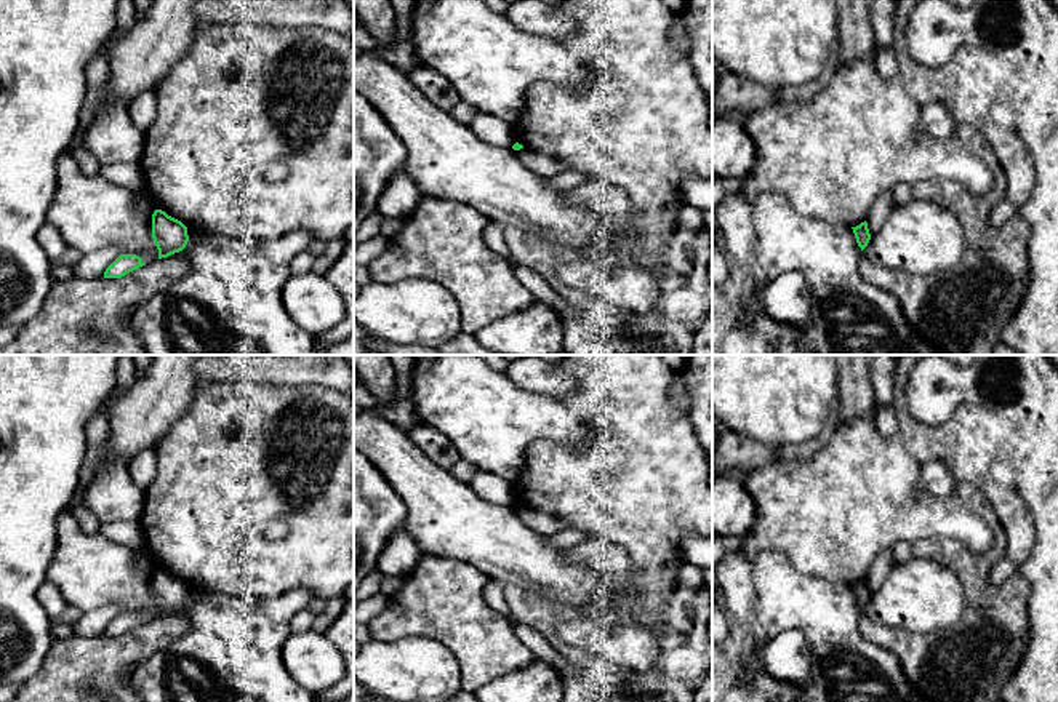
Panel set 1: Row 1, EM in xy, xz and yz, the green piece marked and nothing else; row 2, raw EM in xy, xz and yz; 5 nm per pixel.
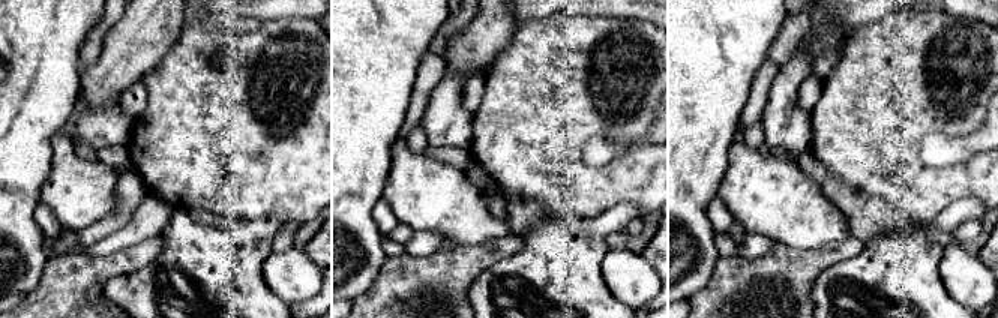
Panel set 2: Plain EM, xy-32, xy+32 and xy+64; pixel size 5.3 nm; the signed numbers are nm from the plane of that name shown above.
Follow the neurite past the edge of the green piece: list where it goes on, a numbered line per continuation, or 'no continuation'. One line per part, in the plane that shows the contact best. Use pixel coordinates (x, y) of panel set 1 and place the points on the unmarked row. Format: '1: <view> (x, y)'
no continuation

